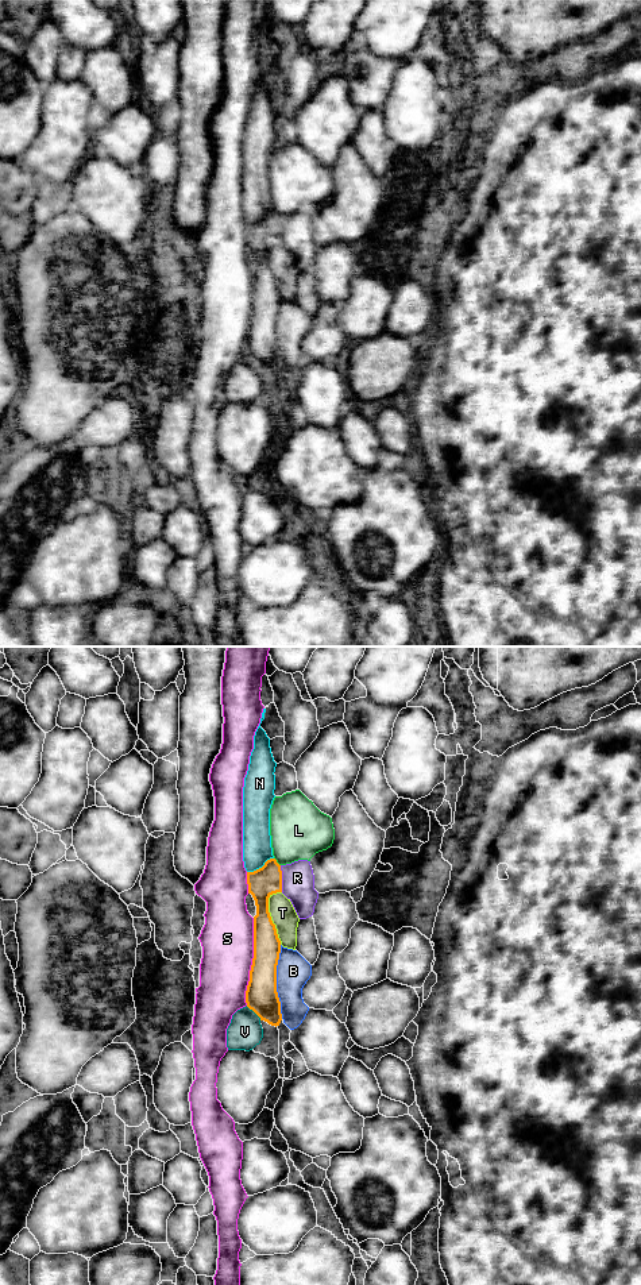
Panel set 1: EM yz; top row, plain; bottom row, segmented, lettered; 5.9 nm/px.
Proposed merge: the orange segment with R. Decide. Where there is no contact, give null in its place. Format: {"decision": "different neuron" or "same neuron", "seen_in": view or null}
{"decision": "different neuron", "seen_in": "yz"}

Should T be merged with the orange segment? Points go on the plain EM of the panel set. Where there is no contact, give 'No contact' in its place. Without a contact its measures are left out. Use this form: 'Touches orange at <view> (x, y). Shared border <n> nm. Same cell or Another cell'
Touches orange at yz (270, 269). Shared border 320 nm. Another cell

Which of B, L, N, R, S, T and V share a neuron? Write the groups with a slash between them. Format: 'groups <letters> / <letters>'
groups B T / L R / N / S / V

